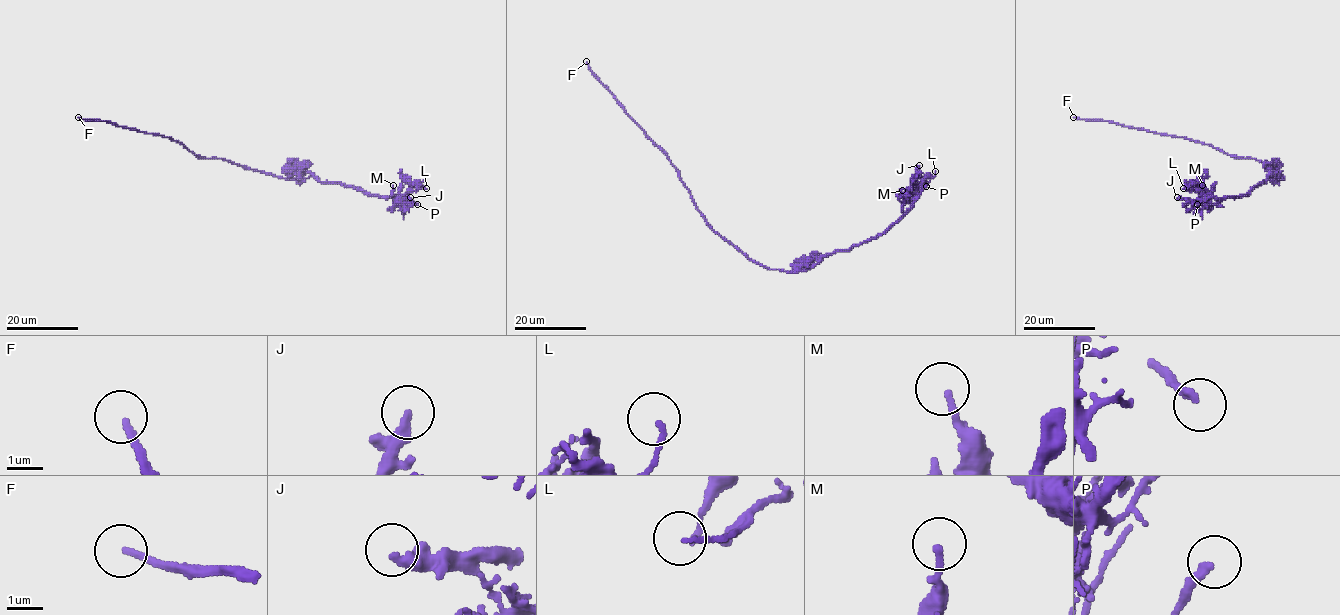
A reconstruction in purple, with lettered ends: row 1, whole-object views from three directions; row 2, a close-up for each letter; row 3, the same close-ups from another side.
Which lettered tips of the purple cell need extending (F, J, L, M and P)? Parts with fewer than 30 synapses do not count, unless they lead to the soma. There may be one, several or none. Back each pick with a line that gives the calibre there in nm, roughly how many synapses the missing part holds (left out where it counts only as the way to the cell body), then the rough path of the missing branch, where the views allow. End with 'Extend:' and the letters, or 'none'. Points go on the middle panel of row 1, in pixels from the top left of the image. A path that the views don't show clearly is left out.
F: Thickness 180 nm. Roughly 35 synapses. Course of what is missing: (586, 61), (582, 52), (570, 41), (565, 48), (572, 52)
P: Thickness 240 nm. Course of what is missing: (926, 186), (926, 205), (910, 239), (889, 259), (885, 268)
Extend: F, P

